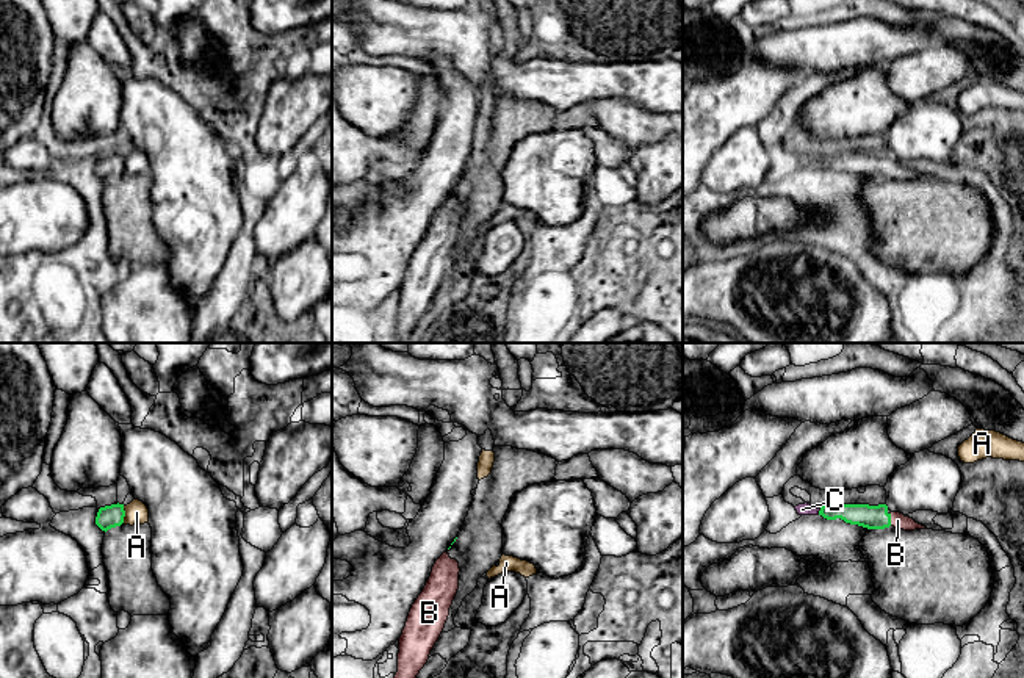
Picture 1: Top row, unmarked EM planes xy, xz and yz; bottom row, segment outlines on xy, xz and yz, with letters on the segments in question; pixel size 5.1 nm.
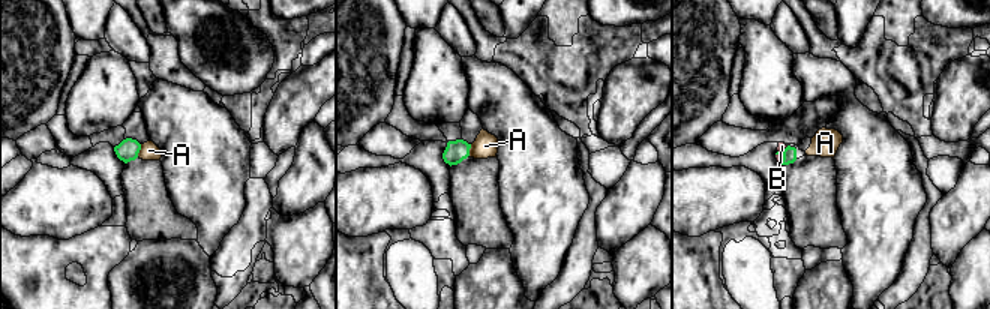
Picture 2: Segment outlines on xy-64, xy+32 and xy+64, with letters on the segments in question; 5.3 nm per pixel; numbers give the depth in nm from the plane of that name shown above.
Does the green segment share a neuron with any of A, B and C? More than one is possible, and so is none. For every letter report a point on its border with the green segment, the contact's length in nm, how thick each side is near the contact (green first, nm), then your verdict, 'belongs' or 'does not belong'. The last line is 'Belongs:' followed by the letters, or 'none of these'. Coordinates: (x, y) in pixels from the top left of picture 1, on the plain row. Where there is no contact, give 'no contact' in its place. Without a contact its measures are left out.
A: contact xy (124, 163); length 90 nm; calibres 120 and 120 nm; does not belong
B: contact yz (890, 169); length 60 nm; calibres 130 and 80 nm; belongs
C: contact yz (819, 162); length 40 nm; calibres 120 and 60 nm; belongs
Belongs: B, C

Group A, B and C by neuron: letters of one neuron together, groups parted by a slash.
A / B C

